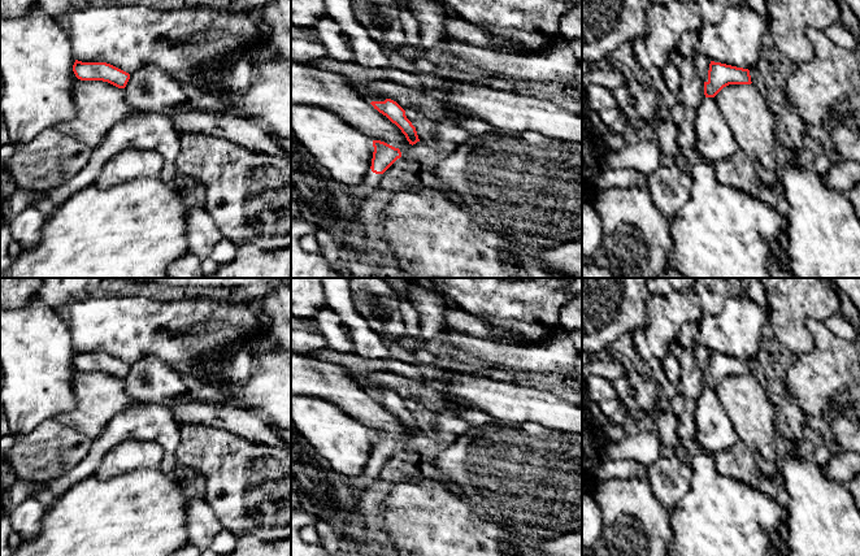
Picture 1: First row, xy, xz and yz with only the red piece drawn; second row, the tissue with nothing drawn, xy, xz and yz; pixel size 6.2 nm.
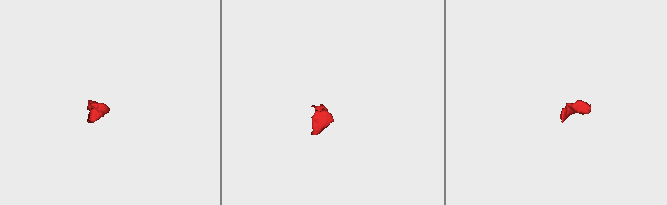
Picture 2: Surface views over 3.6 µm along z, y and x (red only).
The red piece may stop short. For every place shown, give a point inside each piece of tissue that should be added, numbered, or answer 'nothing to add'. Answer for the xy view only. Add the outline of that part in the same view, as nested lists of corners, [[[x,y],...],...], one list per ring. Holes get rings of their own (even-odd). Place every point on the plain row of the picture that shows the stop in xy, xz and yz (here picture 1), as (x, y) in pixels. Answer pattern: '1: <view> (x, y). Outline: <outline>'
nothing to add

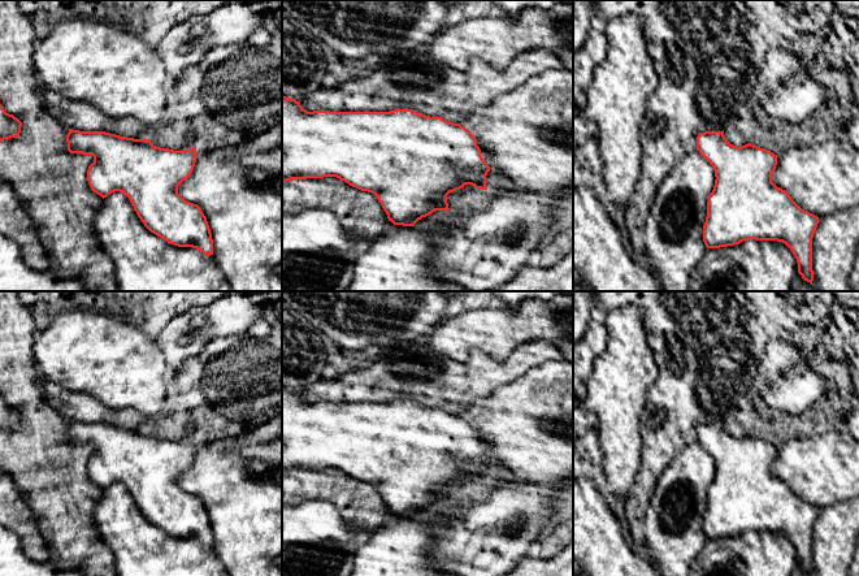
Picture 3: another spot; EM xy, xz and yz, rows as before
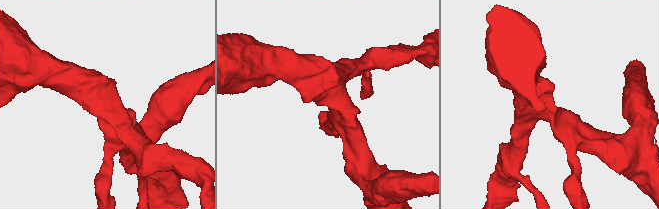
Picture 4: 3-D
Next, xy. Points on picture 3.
nothing to add

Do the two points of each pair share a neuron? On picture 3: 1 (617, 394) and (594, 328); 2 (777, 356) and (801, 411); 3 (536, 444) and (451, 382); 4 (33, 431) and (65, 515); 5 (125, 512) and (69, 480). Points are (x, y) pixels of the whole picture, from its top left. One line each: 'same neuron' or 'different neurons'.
1: different neurons
2: same neuron
3: different neurons
4: same neuron
5: different neurons

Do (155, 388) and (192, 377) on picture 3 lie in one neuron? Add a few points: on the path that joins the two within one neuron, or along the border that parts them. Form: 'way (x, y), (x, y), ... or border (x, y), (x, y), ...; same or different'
border (166, 364), (165, 399), (156, 415); different

